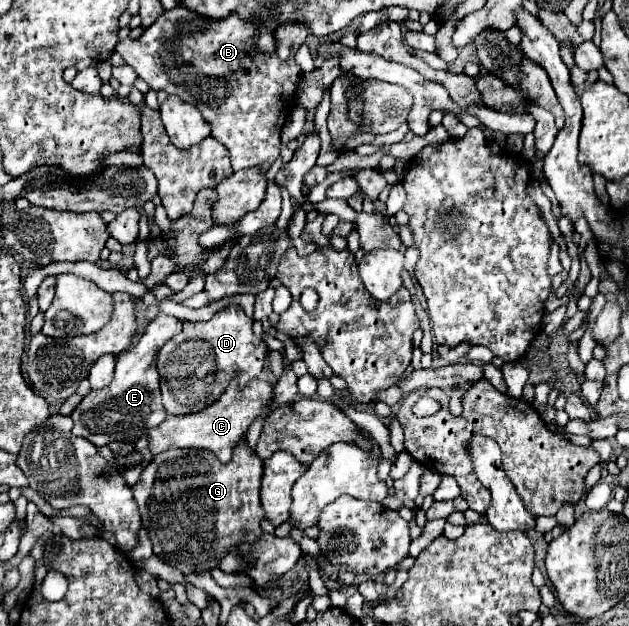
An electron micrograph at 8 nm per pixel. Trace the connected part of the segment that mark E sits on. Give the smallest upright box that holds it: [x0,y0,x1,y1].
[71,314,181,446]

